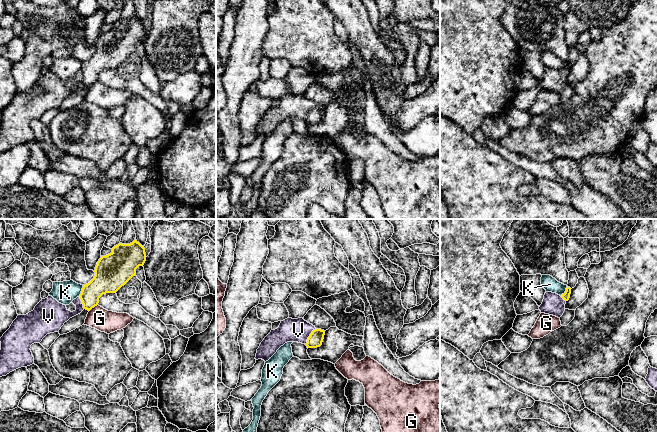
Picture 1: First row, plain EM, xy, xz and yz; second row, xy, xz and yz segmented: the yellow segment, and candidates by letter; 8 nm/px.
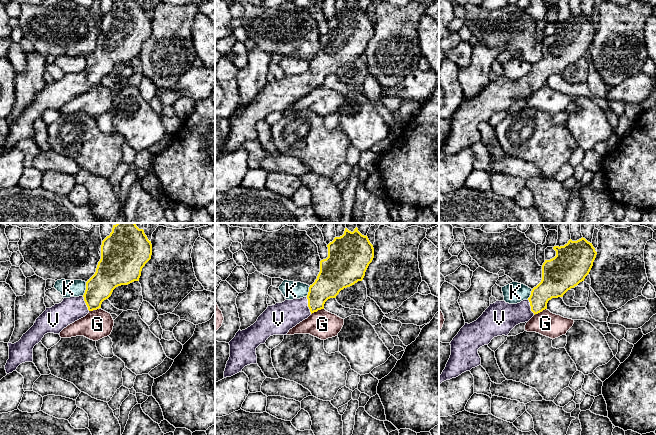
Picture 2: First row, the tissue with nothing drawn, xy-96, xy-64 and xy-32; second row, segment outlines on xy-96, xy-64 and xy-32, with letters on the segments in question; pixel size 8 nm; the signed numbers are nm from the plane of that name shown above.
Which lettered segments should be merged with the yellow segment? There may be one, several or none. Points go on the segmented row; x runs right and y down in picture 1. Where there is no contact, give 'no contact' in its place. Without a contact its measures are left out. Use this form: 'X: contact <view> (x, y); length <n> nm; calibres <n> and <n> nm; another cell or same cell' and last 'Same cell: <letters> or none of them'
G: contact xy (93, 307); length 90 nm; calibres 200 and 180 nm; another cell
K: contact xy (81, 291); length 100 nm; calibres 240 and 180 nm; another cell
V: contact xz (309, 336); length 160 nm; calibres 120 and 190 nm; same cell
Same cell: V

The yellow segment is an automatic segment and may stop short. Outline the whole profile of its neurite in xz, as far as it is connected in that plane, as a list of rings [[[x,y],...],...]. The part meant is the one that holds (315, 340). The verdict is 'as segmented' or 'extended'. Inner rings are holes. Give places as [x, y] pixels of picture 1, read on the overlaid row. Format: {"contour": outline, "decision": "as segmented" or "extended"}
{"contour": [[[287,318],[281,321],[279,327],[271,332],[261,342],[257,349],[255,359],[268,361],[277,350],[287,342],[305,344],[307,348],[317,348],[322,345],[325,331],[316,329],[315,326],[303,318]]], "decision": "extended"}

